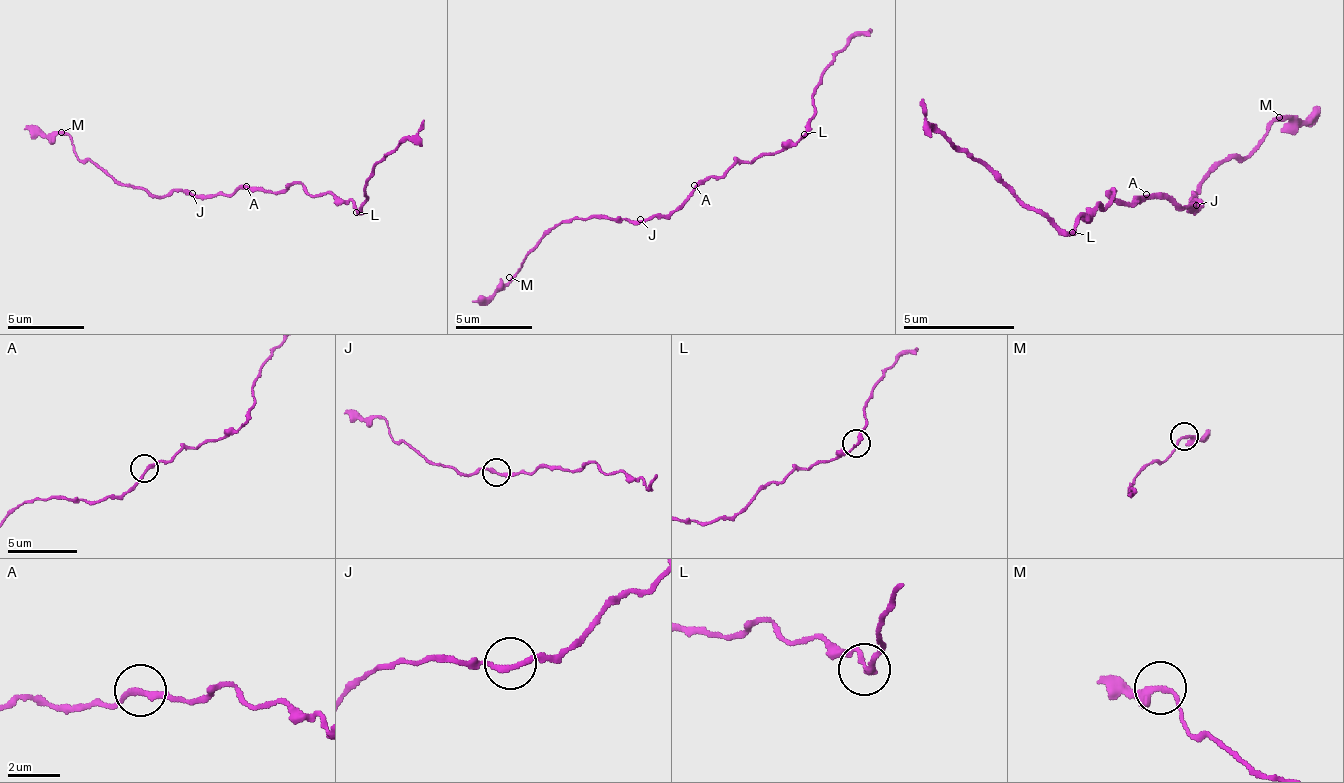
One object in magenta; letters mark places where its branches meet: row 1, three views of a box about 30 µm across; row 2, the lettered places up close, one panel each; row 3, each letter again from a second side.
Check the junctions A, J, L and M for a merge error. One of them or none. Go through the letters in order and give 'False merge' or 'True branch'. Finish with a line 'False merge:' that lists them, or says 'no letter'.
A: True branch
J: True branch
L: True branch
M: True branch
False merge: no letter

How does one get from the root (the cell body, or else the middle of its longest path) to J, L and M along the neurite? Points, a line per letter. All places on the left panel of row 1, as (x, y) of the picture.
J: (249, 190), (234, 190), (230, 193), (192, 193)
L: (249, 190), (288, 190), (299, 182), (311, 193), (330, 193), (342, 201), (349, 201), (357, 213)
M: (249, 190), (169, 190), (161, 197), (149, 197), (142, 190), (119, 186), (96, 163), (84, 163), (61, 132)

